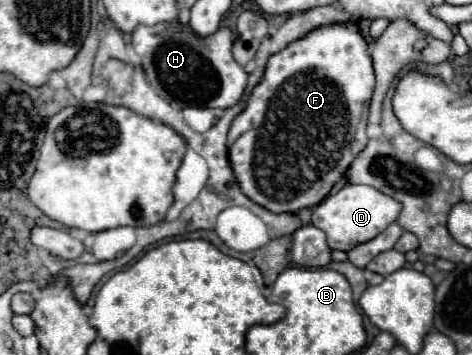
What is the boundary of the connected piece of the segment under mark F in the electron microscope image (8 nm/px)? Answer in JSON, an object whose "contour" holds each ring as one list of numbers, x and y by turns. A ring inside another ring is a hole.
{"contour":[[353,21,331,23,331,25,325,25,325,27,317,27,309,35,305,35,303,39,297,39,297,41,289,43,285,49,281,49,279,53,271,55,269,61,267,61,265,75,263,75,261,83,257,83,257,87,251,91,245,109,233,119,231,129,229,129,229,131,241,131,241,135,233,141,233,145,229,145,229,161,231,161,233,173,237,177,237,183,239,183,241,191,251,201,265,207,271,213,295,213,299,209,313,207,313,205,321,203,327,197,327,193,331,191,331,187,343,177,343,173,347,171,351,161,357,157,357,153,363,151,363,147,367,145,365,125,367,125,367,107,369,107,373,87,375,87,375,75,373,75,371,57,369,57,369,51,367,51,367,41,363,39,363,35,359,31,359,25,353,23]]}

